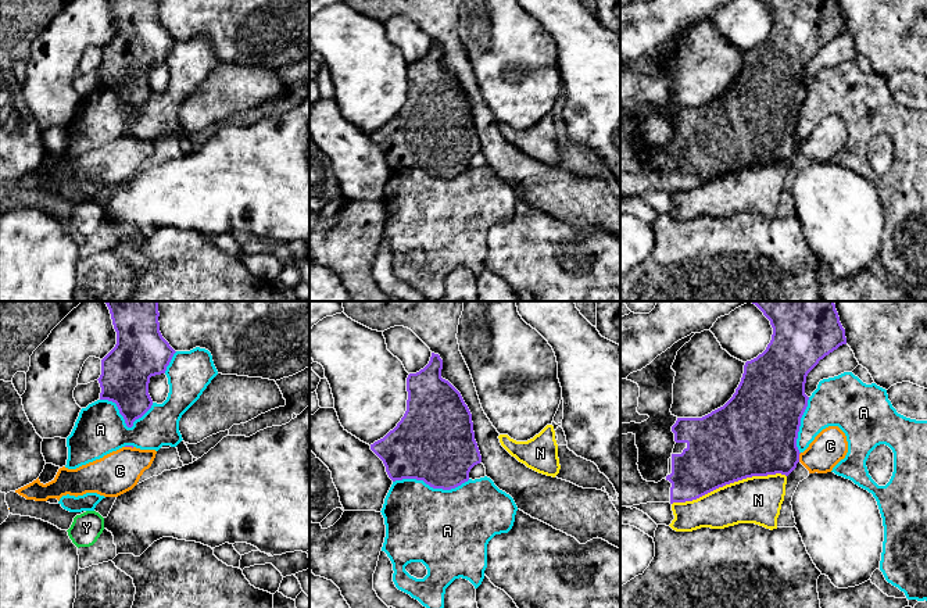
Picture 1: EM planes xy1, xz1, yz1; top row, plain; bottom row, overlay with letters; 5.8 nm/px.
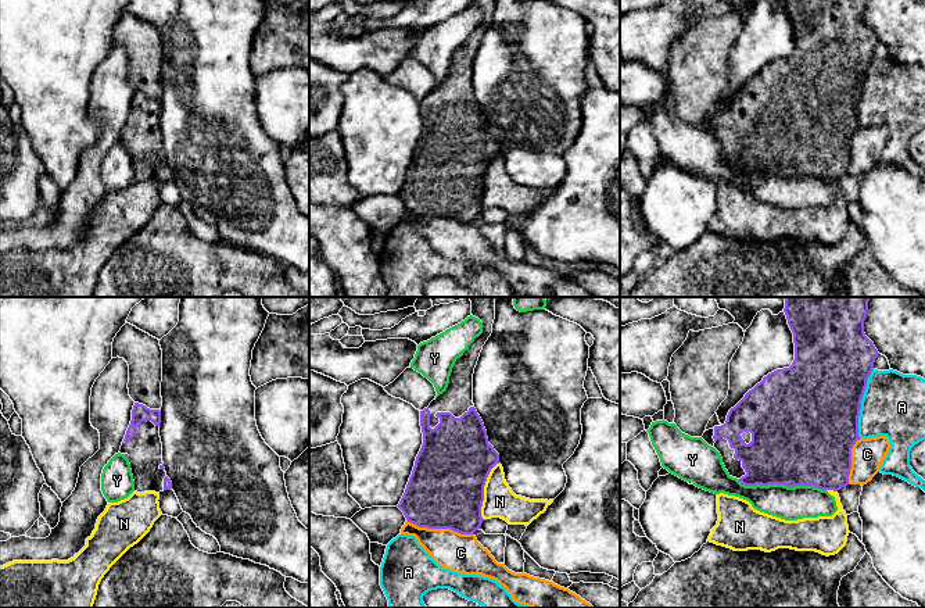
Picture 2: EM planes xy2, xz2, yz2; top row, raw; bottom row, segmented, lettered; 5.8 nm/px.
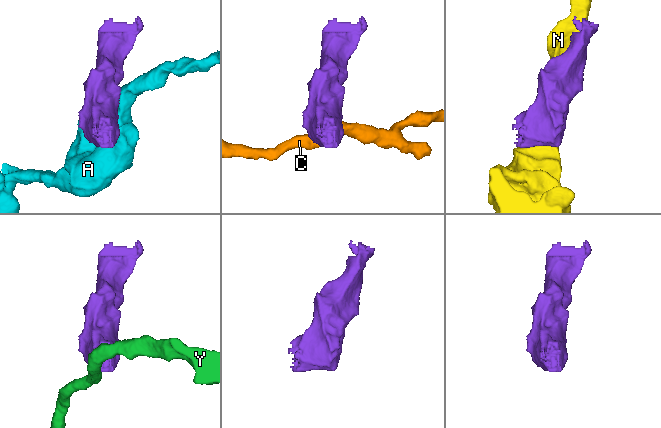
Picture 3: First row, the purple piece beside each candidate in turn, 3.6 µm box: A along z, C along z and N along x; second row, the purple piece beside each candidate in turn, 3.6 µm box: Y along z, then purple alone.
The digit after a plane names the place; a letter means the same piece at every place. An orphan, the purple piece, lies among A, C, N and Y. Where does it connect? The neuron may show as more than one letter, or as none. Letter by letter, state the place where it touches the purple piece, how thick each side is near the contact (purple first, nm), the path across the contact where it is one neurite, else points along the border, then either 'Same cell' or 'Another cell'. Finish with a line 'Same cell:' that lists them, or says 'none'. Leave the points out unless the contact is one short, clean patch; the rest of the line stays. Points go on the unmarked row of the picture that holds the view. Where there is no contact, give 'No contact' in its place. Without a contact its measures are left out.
A: Touches purple at xz1 (430, 175). Thickness 460 nm (purple) against 460 nm. Another cell
C: Touches purple at xz2 (440, 217). Thickness 440 nm (purple) against 220 nm. Boundary: xz2 (407, 208), (419, 215), (450, 217), (461, 222), (473, 224). Another cell
N: Touches purple at yz1 (729, 172). Thickness 440 nm (purple) against 280 nm. Another cell
Y: Touches purple at yz2 (782, 172). Thickness 500 nm (purple) against 190 nm. Another cell
Same cell: none

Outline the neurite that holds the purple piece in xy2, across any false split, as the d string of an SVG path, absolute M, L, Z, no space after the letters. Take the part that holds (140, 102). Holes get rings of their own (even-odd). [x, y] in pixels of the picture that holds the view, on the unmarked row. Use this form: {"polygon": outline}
{"polygon": "M135 92L132 110L119 142L129 149L137 182L159 182L172 178L172 171L166 165L162 151L159 112L159 99L150 99Z"}

